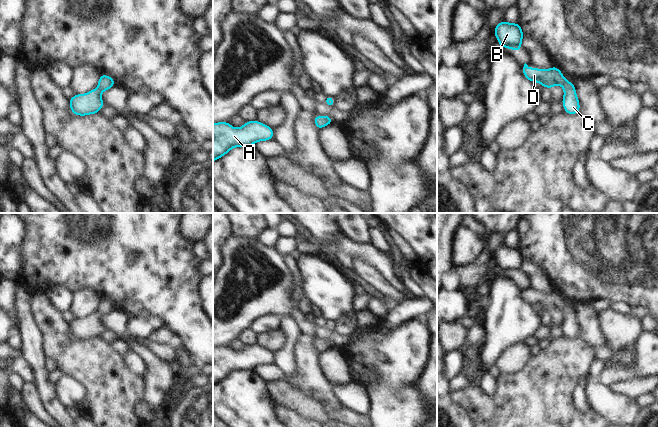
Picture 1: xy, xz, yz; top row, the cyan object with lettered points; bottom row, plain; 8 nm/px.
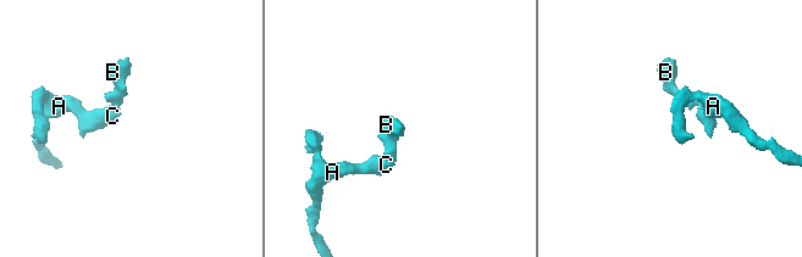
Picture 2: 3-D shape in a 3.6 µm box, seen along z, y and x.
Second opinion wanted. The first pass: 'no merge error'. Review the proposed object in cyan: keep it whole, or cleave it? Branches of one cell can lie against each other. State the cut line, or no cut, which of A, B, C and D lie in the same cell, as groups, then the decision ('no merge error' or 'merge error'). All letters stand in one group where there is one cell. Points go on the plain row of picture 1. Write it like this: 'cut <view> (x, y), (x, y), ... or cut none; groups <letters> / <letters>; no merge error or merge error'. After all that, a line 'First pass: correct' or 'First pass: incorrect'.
cut none; groups A B C D; no merge error
First pass: correct

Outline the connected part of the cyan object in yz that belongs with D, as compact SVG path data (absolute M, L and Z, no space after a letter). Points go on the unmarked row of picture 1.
M524 288L523 299L531 306L538 306L543 311L551 312L555 309L561 309L564 313L562 329L566 338L575 339L580 336L580 327L576 318L575 308L567 305L562 299L562 295L556 290L550 293L531 292Z

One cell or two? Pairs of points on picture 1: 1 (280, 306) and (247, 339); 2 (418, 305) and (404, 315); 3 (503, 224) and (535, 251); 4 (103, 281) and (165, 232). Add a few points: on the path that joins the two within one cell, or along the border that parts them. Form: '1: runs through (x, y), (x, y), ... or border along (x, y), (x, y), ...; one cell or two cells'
1: border along (249, 328), (239, 338); two cells
2: runs through (415, 307), (407, 312); one cell
3: border along (519, 223), (516, 228); two cells
4: runs through (120, 279), (124, 279), (154, 249); one cell

